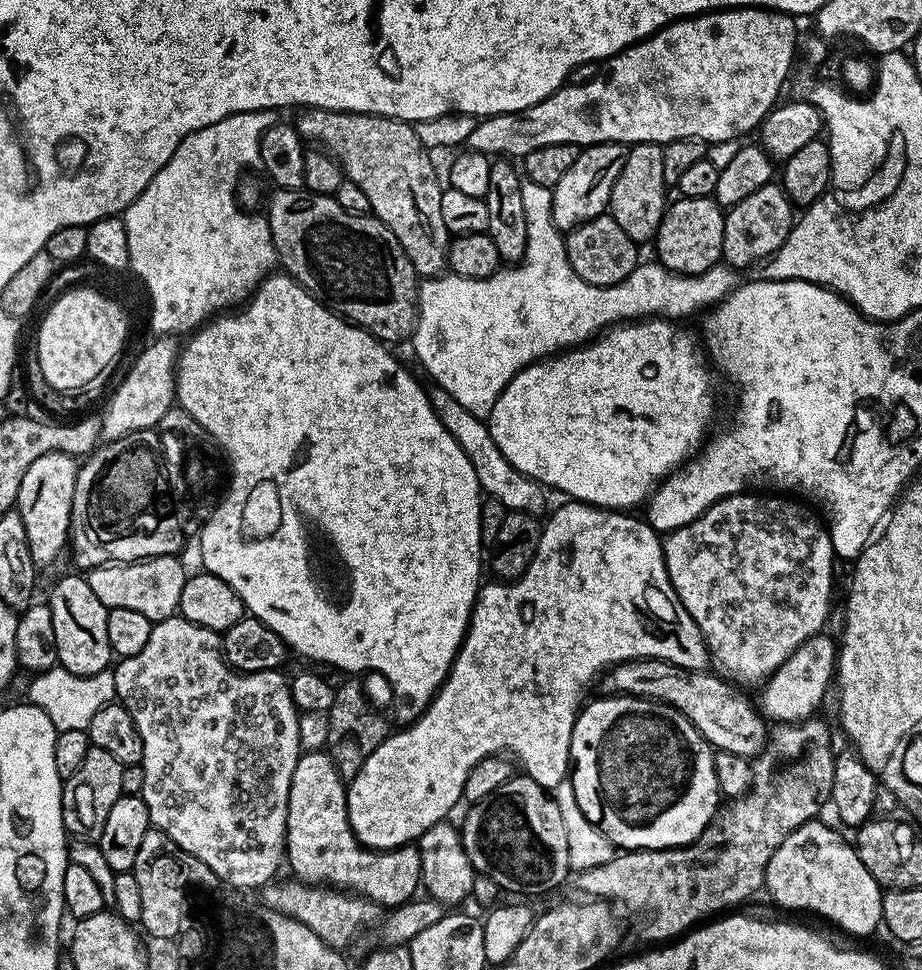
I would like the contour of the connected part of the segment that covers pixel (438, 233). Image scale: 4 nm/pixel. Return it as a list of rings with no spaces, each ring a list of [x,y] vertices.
[[[306,108],[294,120],[296,131],[305,141],[319,146],[335,158],[345,177],[366,194],[371,215],[398,238],[406,258],[414,266],[417,277],[431,278],[441,275],[448,263],[448,246],[450,233],[445,222],[442,222],[442,180],[436,177],[436,168],[432,165],[429,149],[419,141],[413,125],[407,120],[386,118],[374,114],[358,114],[357,112],[335,112],[325,108]]]

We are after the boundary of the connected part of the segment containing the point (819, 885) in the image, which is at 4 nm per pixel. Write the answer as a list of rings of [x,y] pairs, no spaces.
[[[817,818],[803,824],[798,830],[794,830],[774,850],[774,858],[766,866],[764,875],[764,888],[772,895],[776,904],[784,908],[793,908],[796,912],[813,912],[832,924],[837,924],[844,932],[852,936],[868,936],[877,927],[881,927],[882,902],[884,901],[880,884],[866,866],[862,866],[862,858],[858,858],[855,847],[848,844],[828,824],[823,824],[823,819]]]

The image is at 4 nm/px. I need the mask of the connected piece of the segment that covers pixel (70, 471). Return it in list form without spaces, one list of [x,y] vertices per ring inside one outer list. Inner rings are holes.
[[[62,451],[47,452],[26,468],[22,476],[21,489],[30,490],[30,488],[40,488],[40,493],[33,500],[28,500],[24,505],[19,505],[18,511],[22,514],[22,522],[26,526],[26,542],[30,542],[30,554],[38,566],[52,564],[60,556],[60,551],[65,551],[66,545],[70,540],[70,529],[73,527],[74,520],[72,516],[72,503],[75,502],[78,494],[76,486],[77,470],[79,463],[75,457],[72,457]]]

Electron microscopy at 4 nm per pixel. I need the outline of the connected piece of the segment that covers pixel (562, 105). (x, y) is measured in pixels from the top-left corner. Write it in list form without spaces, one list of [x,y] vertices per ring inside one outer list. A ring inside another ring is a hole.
[[[721,8],[711,12],[701,12],[698,16],[686,16],[683,20],[676,20],[667,24],[665,28],[659,28],[653,36],[645,40],[639,40],[636,44],[624,48],[614,56],[609,56],[603,61],[602,67],[597,71],[596,77],[585,84],[569,83],[560,88],[550,98],[542,98],[534,106],[530,106],[521,112],[507,112],[497,116],[485,116],[477,123],[476,129],[467,140],[467,147],[473,152],[493,154],[500,158],[523,158],[530,154],[530,150],[538,150],[542,146],[554,146],[555,144],[578,144],[587,146],[590,144],[622,144],[631,146],[634,144],[658,144],[666,145],[682,138],[694,138],[702,140],[711,146],[727,140],[739,141],[740,136],[747,132],[755,133],[760,123],[766,119],[768,113],[776,107],[781,99],[780,91],[788,80],[788,71],[792,68],[792,59],[796,56],[796,24],[797,21],[786,12],[771,12],[768,8]]]

